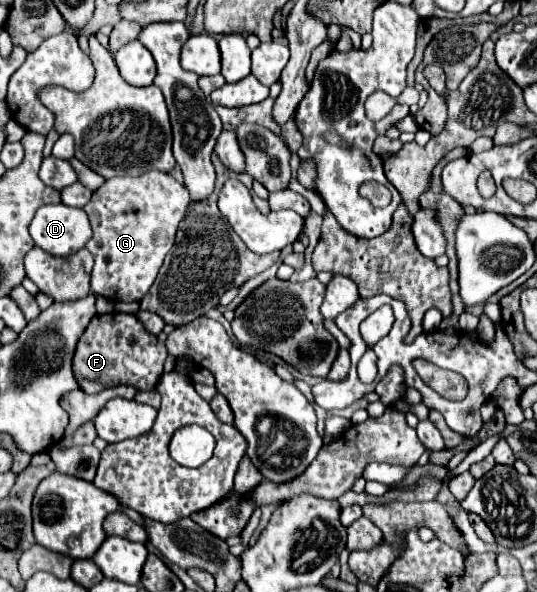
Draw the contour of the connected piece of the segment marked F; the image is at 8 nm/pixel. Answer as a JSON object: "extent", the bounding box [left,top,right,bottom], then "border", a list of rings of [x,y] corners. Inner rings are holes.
{"extent":[72,313,168,393],"border":[[[108,313],[108,315],[96,315],[92,323],[86,327],[84,335],[78,341],[76,347],[76,357],[72,361],[76,379],[80,381],[82,391],[86,393],[98,393],[106,387],[114,385],[134,385],[138,389],[152,389],[156,387],[162,371],[164,371],[164,361],[168,353],[164,343],[160,343],[154,335],[146,333],[146,329],[140,325],[140,321],[134,315],[124,315],[124,313]],[[134,347],[140,347],[140,357],[134,357],[134,361],[142,363],[148,367],[146,377],[138,377],[132,367],[124,365],[126,357],[134,355]]]}

